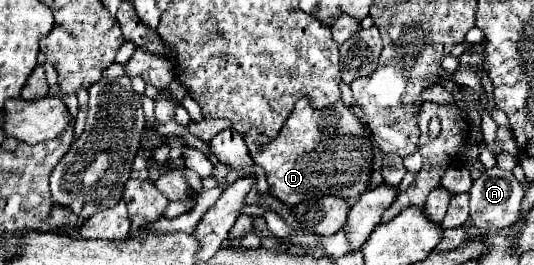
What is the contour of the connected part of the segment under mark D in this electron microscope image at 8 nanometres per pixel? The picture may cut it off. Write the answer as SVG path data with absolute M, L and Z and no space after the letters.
M301 98L277 138L269 140L265 134L257 132L257 128L251 128L243 134L243 140L253 162L265 170L271 196L293 206L303 200L329 194L341 196L343 200L355 200L369 190L375 152L371 134L365 130L367 128L359 122L351 108L341 102L319 110L311 106L309 98Z

